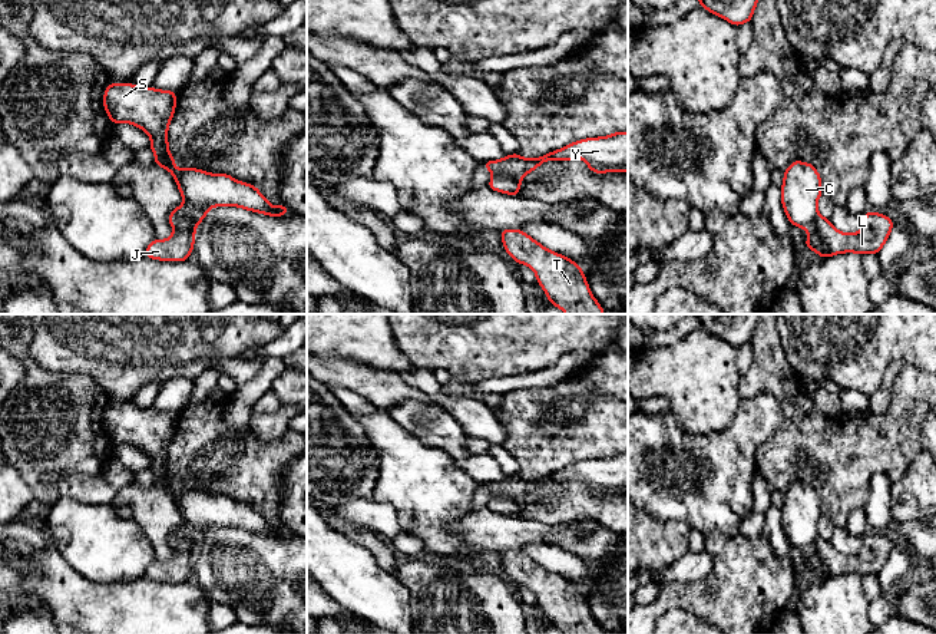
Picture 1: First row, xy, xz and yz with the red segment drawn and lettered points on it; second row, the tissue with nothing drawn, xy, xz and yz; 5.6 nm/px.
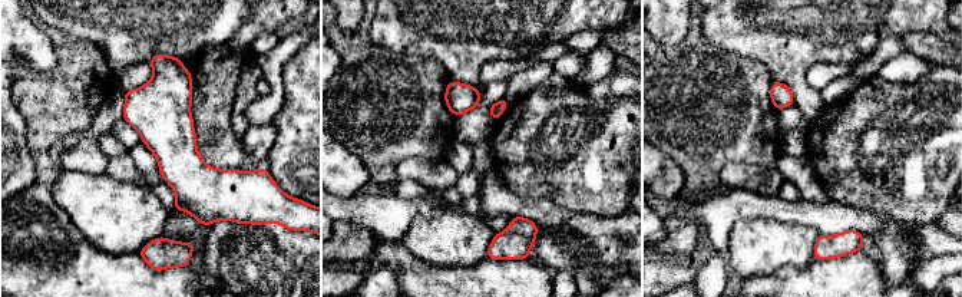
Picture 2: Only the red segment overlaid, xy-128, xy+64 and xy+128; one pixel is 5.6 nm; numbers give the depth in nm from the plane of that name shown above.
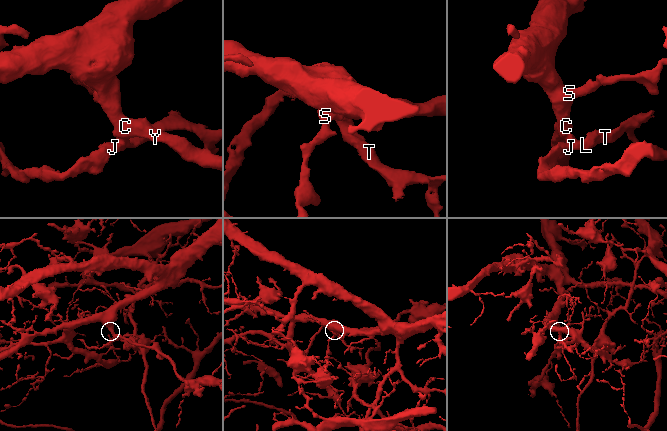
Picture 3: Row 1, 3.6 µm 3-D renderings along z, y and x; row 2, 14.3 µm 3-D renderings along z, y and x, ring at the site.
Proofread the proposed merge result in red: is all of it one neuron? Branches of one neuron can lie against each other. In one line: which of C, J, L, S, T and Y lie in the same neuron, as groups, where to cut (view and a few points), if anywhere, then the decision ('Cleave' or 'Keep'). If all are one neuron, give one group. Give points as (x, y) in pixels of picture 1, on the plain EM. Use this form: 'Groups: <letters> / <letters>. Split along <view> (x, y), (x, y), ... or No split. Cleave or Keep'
Groups: C S Y / J L T. Split along xy (169, 535), (178, 540), (189, 540), (197, 545). Cleave

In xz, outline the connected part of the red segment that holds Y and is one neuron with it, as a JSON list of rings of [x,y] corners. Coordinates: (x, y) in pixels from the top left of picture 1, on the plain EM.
[[[628,453],[576,462],[535,481],[525,481],[519,475],[506,476],[499,482],[487,482],[483,488],[495,499],[510,499],[522,503],[526,495],[546,482],[572,482],[576,479],[582,479],[589,492],[595,495],[628,493]]]

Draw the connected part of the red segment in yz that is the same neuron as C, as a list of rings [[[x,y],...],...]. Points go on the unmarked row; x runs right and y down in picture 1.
[[[800,481],[790,485],[781,506],[781,524],[790,545],[810,552],[818,538],[820,518],[821,499],[814,486]]]

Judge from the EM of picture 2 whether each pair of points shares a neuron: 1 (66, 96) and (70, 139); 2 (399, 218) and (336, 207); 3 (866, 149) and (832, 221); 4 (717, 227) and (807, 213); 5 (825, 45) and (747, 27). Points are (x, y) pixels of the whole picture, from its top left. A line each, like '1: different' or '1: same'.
1: different
2: same
3: different
4: same
5: same

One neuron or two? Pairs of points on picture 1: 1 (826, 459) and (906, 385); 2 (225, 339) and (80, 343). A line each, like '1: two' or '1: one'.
1: one
2: one

